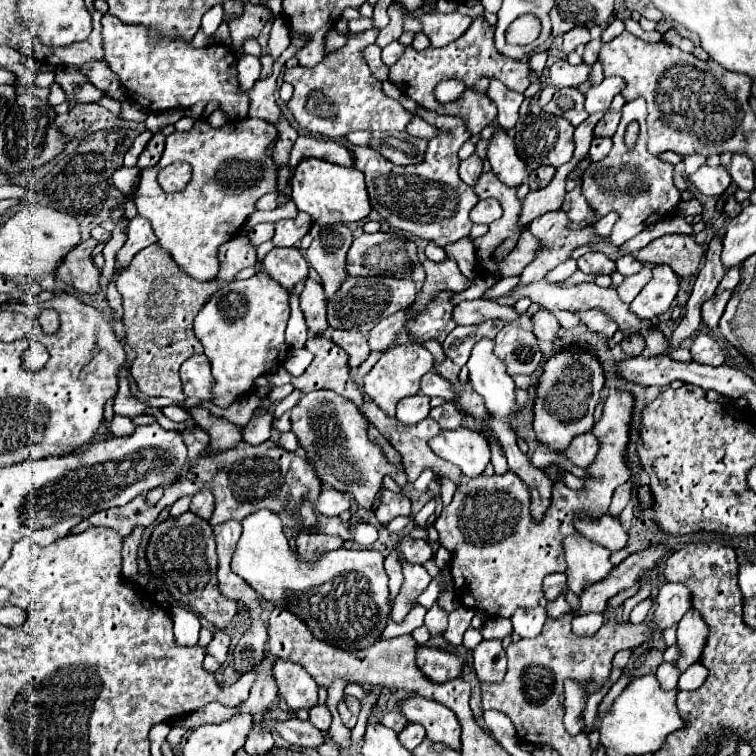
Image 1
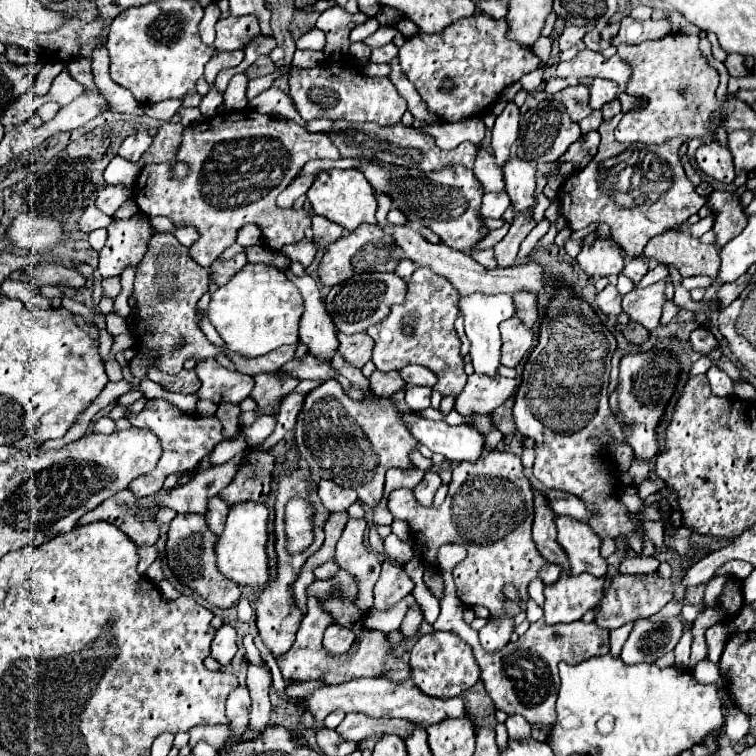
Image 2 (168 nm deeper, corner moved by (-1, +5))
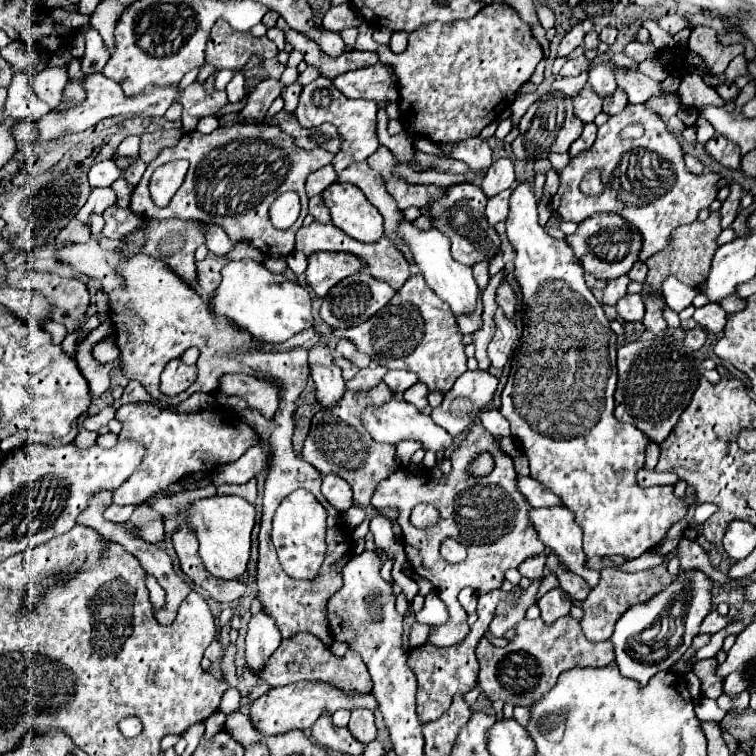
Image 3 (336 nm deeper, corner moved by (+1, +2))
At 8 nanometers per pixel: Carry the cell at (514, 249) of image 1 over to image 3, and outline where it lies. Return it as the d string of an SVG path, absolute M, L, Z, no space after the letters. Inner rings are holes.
M476 136L462 140L452 152L452 158L466 162L472 172L478 172L478 170L486 170L492 164L492 150L484 138Z

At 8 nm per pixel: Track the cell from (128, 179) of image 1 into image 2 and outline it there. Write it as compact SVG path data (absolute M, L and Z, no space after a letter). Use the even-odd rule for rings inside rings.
M114 157L104 171L104 181L108 185L120 185L120 183L122 185L134 185L138 173L140 173L140 167L136 163L126 161L122 157Z

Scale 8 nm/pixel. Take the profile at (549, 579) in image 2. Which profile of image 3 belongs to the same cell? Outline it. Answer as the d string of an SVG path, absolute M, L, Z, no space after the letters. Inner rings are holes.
M540 554L540 556L528 558L526 562L522 562L518 566L518 570L522 576L526 576L530 580L540 580L540 578L544 578L544 562L546 562L546 556Z

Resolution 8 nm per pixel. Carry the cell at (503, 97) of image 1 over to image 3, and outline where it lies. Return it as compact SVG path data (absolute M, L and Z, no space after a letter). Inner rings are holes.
M500 158L488 168L488 172L484 176L484 182L482 182L482 188L484 188L486 196L494 196L502 190L512 188L514 182L516 182L516 178L514 178L512 160L510 158Z

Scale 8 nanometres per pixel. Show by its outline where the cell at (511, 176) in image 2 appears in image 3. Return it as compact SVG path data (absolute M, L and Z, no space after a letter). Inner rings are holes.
M516 182L516 186L512 188L512 196L510 196L510 214L506 218L506 236L512 244L512 248L516 250L516 270L514 276L522 288L522 296L524 296L524 314L522 314L522 322L524 322L524 332L522 338L514 350L514 374L510 374L508 384L502 392L502 416L510 422L510 430L512 436L516 436L518 446L522 448L522 452L526 454L526 458L530 460L530 476L538 482L542 482L546 488L550 488L556 496L560 496L562 504L566 508L570 508L576 516L576 522L580 524L580 528L584 530L584 552L586 556L614 556L614 554L624 554L628 560L638 558L640 554L648 552L652 546L656 546L668 532L668 528L682 520L686 516L688 506L684 504L684 500L678 500L672 492L672 486L654 486L654 488L640 488L636 484L636 472L644 466L644 450L648 444L648 438L644 432L640 432L636 426L626 424L626 422L618 422L614 418L614 390L616 390L616 334L610 328L610 322L604 316L602 304L594 298L594 294L590 292L590 288L584 282L584 270L580 264L576 264L576 256L572 252L572 248L564 242L564 240L556 240L552 236L546 234L546 230L538 224L538 212L536 212L536 200L534 200L534 192L532 192L532 184L530 182Z

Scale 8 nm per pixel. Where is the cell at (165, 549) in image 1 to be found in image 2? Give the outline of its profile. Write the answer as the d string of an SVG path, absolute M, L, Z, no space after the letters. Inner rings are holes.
M176 515L170 523L166 549L168 549L168 563L174 575L192 591L196 591L200 597L204 597L208 603L223 610L238 602L241 588L234 581L226 581L222 573L218 573L214 541L216 541L216 535L208 529L204 515Z

